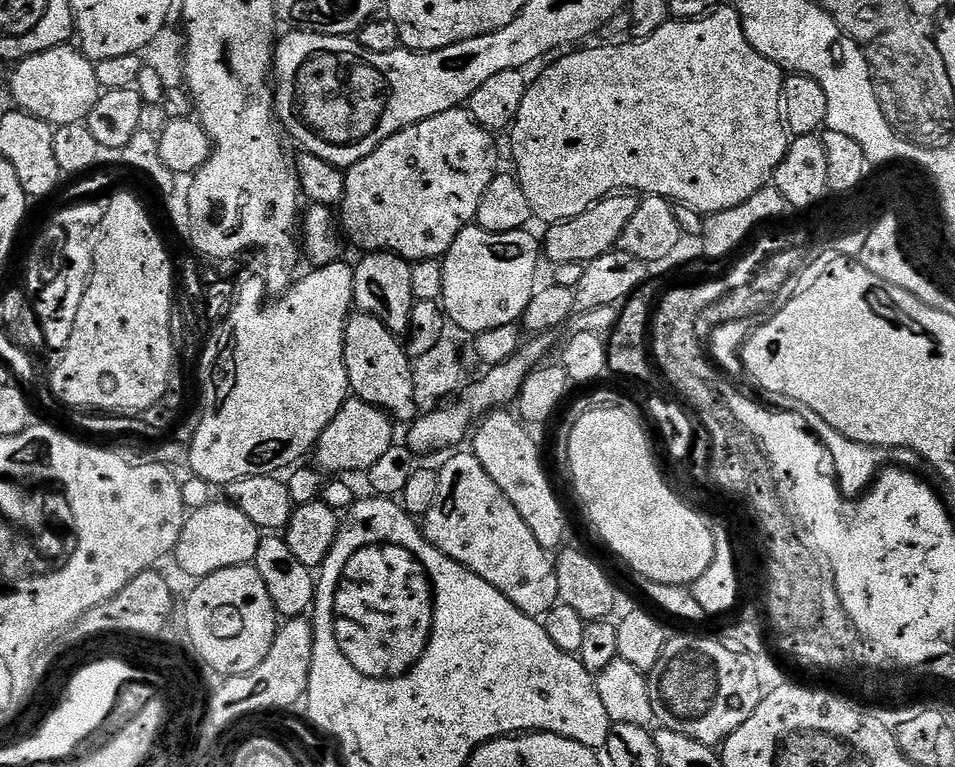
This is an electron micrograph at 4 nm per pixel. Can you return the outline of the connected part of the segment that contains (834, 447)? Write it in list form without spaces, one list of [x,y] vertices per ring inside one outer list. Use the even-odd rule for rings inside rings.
[[[761,391],[759,395],[759,403],[765,408],[800,415],[804,419],[804,425],[820,439],[822,446],[826,446],[826,450],[830,450],[830,458],[834,462],[836,471],[836,485],[840,487],[843,496],[859,498],[864,495],[887,464],[909,470],[920,470],[925,467],[925,462],[920,455],[909,448],[894,448],[887,452],[885,449],[875,448],[869,444],[854,442],[850,438],[846,438],[846,434],[838,434],[838,430],[834,430],[834,426],[830,426],[830,422],[826,422],[818,414],[814,414],[814,410],[810,410],[810,406],[800,408],[800,402],[794,398],[786,398],[786,394]],[[796,408],[800,408],[800,411],[796,411]]]

